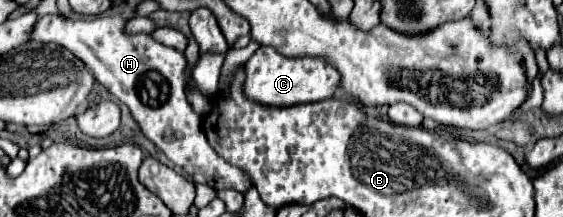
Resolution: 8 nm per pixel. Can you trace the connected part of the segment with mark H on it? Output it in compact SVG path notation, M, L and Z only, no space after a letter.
M44 16L36 22L32 40L62 44L74 52L74 56L78 56L94 72L96 80L130 108L144 136L150 138L174 164L184 168L184 172L188 172L194 182L208 184L214 190L232 188L240 194L246 194L254 182L244 170L228 164L214 152L214 148L210 148L202 132L202 118L186 100L186 56L176 48L156 42L150 34L124 32L126 22L128 18L124 16L100 16L94 20Z

